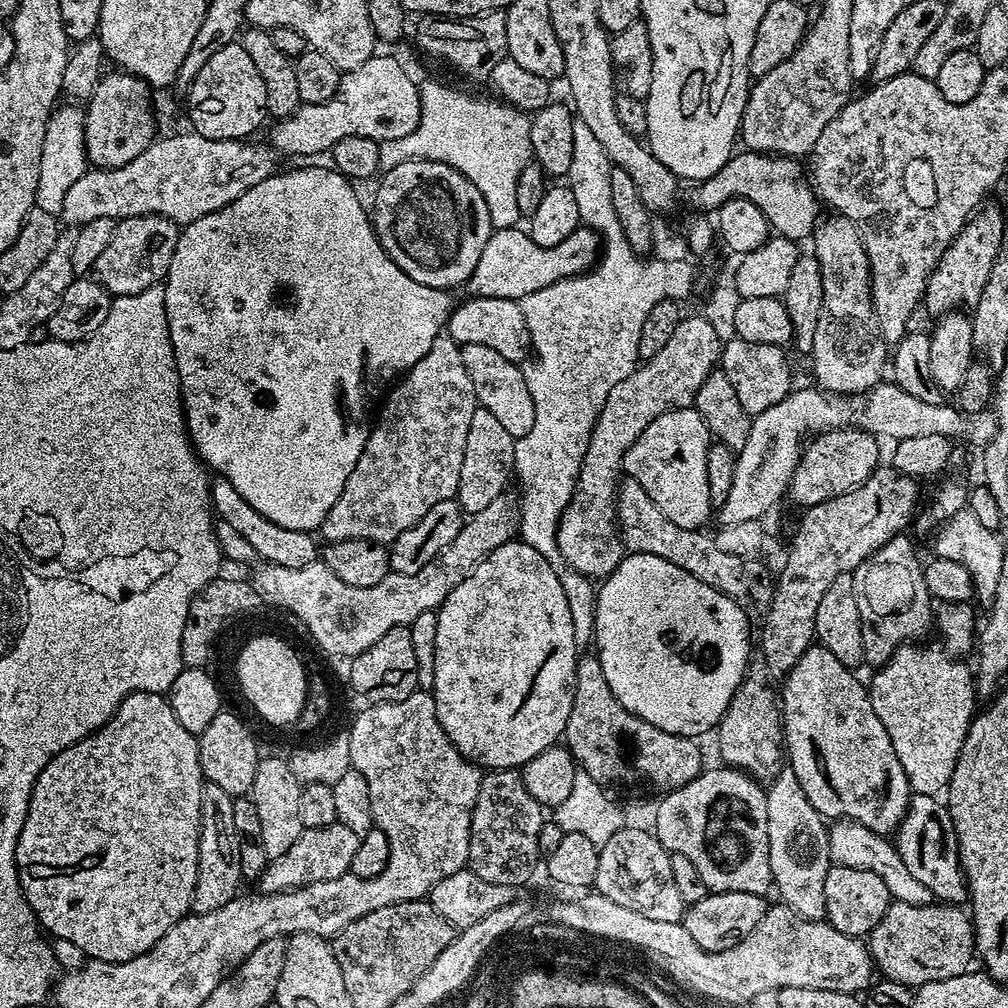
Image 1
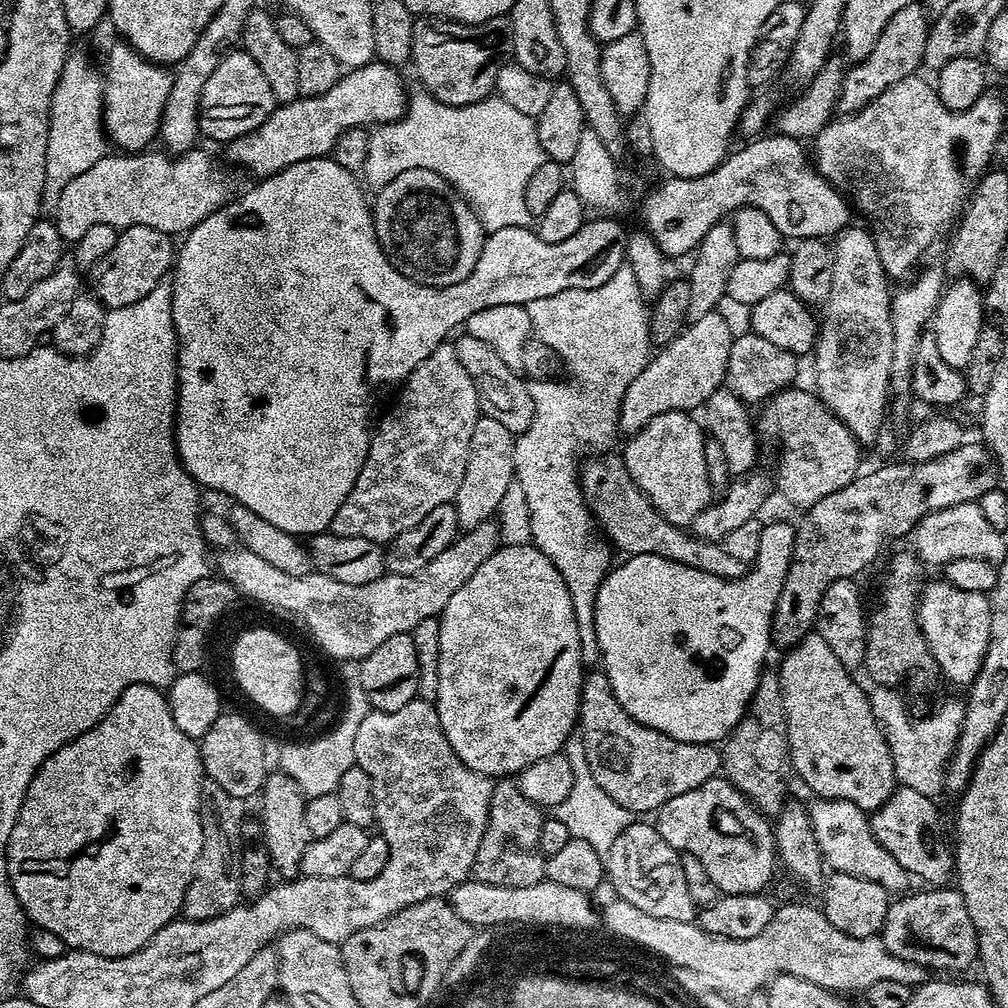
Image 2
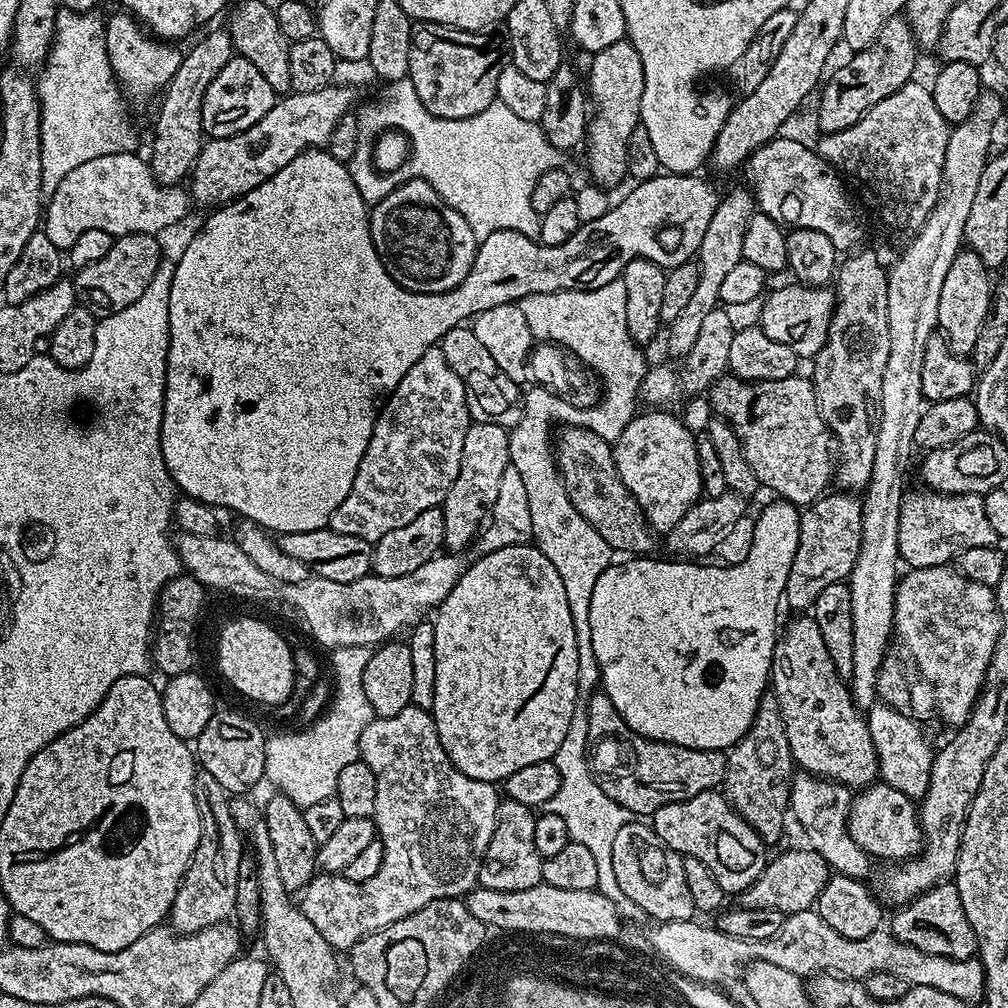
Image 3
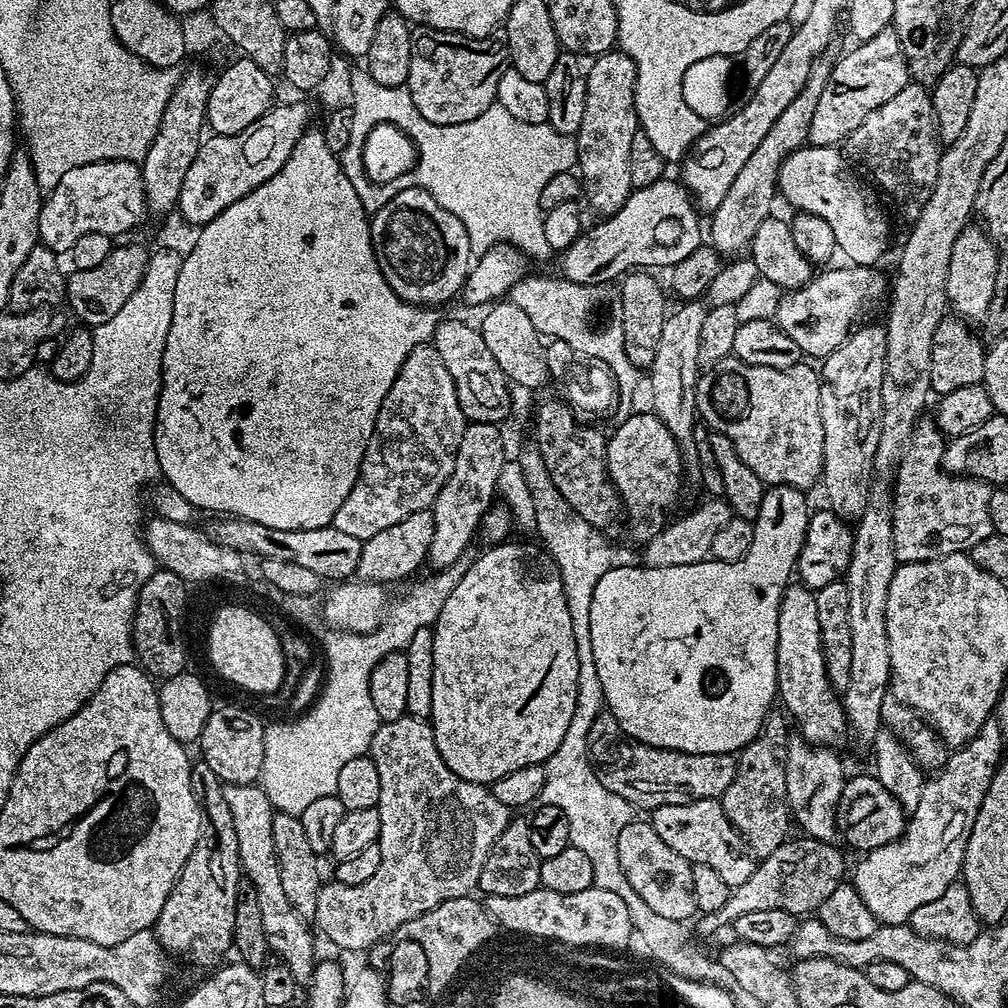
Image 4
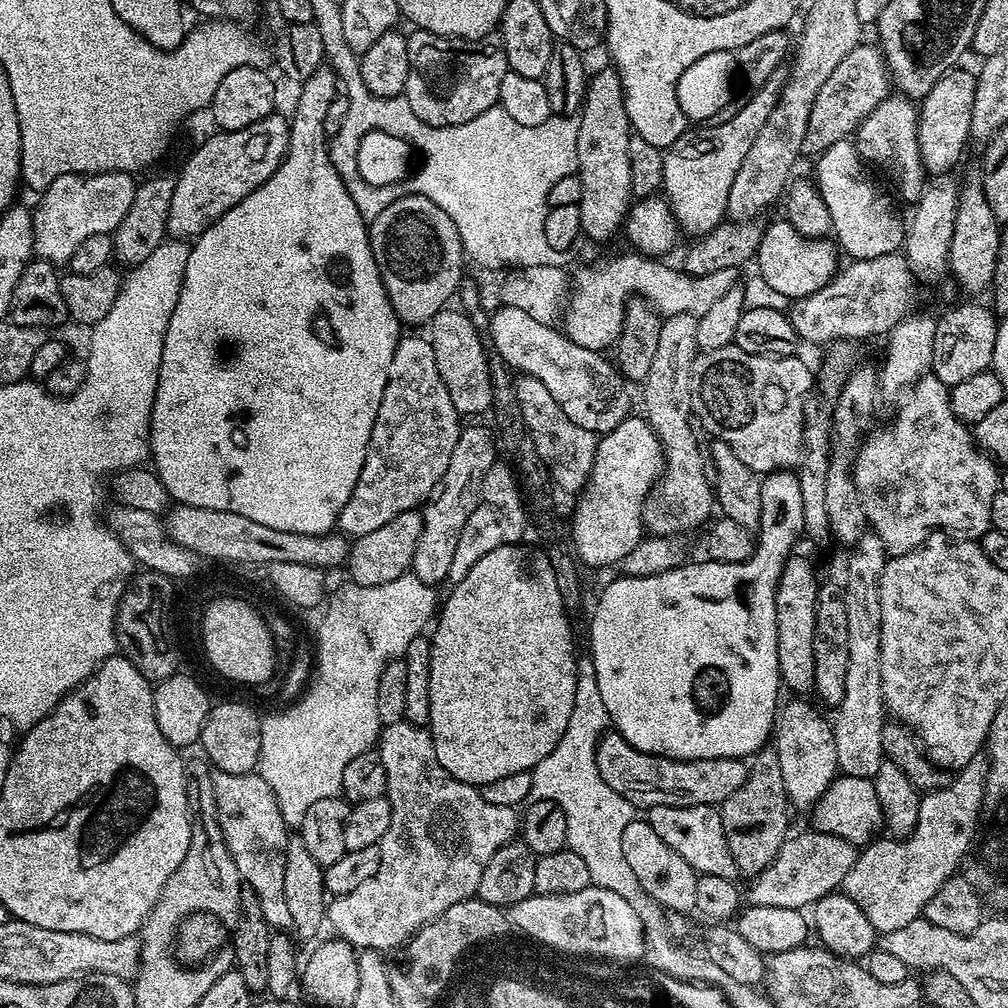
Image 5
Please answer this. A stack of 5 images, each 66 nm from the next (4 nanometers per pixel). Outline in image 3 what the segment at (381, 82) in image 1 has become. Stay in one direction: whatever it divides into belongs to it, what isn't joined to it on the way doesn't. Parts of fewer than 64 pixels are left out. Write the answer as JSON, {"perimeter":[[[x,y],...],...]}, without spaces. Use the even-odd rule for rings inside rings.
{"perimeter":[[[336,87],[281,95],[273,108],[250,126],[250,130],[217,140],[205,139],[196,165],[192,167],[191,199],[207,210],[230,204],[278,174],[278,170],[282,170],[286,162],[294,162],[300,152],[327,145],[330,134],[334,134],[334,126],[353,111],[352,103],[356,100],[350,89]]]}

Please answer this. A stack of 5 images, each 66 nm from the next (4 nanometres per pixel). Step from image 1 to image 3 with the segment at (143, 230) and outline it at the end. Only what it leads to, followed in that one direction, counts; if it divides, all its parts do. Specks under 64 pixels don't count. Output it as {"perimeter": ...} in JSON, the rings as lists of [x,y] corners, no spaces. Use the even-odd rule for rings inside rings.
{"perimeter":[[[132,234],[117,237],[108,255],[100,258],[91,266],[79,269],[73,277],[77,297],[81,303],[92,309],[101,317],[117,313],[136,302],[150,284],[151,278],[157,273],[157,268],[164,259],[156,236]]]}

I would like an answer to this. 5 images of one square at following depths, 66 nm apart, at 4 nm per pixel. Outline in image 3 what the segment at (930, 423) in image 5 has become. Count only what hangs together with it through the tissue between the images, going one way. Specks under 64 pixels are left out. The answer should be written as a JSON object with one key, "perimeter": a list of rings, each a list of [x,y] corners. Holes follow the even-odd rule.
{"perimeter":[[[909,491],[900,504],[898,546],[900,547],[900,559],[909,569],[948,564],[955,561],[960,553],[970,550],[970,546],[993,546],[997,543],[994,529],[990,527],[990,521],[986,519],[983,495],[967,492],[961,496],[949,496],[946,492],[923,491]]]}

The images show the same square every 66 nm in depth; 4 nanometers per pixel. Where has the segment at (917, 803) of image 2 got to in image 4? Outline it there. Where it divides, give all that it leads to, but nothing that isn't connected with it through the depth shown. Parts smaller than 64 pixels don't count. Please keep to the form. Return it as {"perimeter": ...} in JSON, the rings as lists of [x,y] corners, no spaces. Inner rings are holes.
{"perimeter":[[[875,774],[868,776],[856,776],[845,779],[844,789],[840,795],[840,801],[836,807],[836,831],[852,848],[857,848],[857,853],[863,854],[874,850],[878,846],[886,846],[890,842],[899,840],[904,835],[906,827],[906,813],[903,806],[896,801],[894,794],[890,794],[890,790],[886,790],[886,786],[882,786],[882,782],[878,782]]]}

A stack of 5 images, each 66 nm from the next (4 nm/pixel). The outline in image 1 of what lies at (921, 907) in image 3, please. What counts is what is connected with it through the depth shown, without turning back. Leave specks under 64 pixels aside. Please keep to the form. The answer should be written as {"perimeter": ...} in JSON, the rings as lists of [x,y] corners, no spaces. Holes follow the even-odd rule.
{"perimeter":[[[893,902],[886,914],[882,914],[882,922],[878,922],[878,926],[868,933],[866,943],[873,965],[883,979],[919,986],[946,978],[958,978],[963,972],[969,971],[976,956],[976,929],[972,926],[971,915],[963,907],[954,904],[936,902],[927,908],[915,908],[906,902]]]}

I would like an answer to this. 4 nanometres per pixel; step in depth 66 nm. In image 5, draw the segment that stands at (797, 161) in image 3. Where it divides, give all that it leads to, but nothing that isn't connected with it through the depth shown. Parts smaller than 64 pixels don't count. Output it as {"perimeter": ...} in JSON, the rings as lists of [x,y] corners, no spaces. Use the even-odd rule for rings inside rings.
{"perimeter":[[[851,139],[834,142],[830,150],[815,157],[814,164],[814,183],[822,194],[822,202],[826,202],[826,210],[830,210],[834,240],[843,255],[845,252],[855,261],[899,253],[906,235],[905,225],[902,220],[900,224],[900,216],[892,209],[887,194],[868,177],[866,161],[858,154],[855,143]]]}

